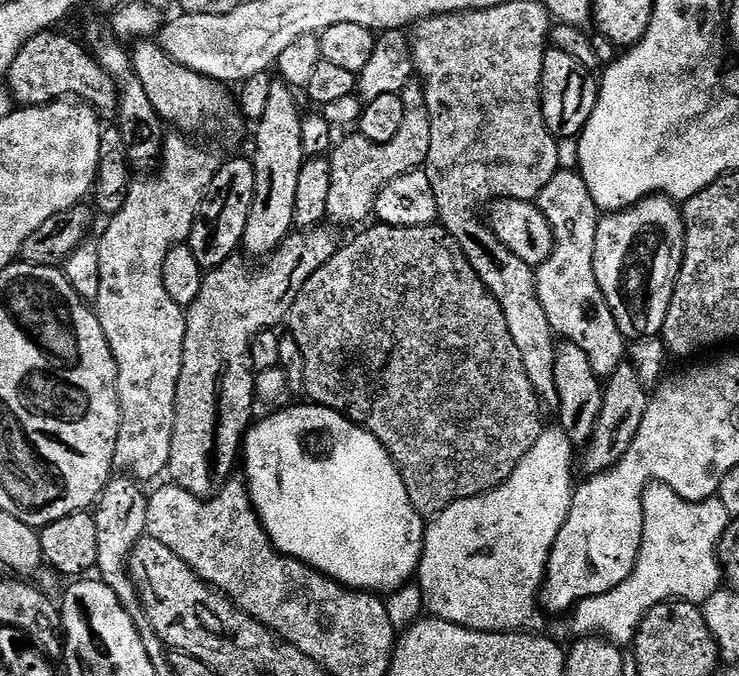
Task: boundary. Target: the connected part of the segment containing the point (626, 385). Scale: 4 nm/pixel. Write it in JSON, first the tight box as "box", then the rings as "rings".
{"box":[583,362,649,473],"rings":[[[631,362],[621,364],[620,369],[607,379],[602,414],[598,418],[591,440],[583,449],[585,473],[605,472],[624,457],[638,434],[638,426],[642,426],[649,399],[649,389],[642,382],[635,364]]]}

